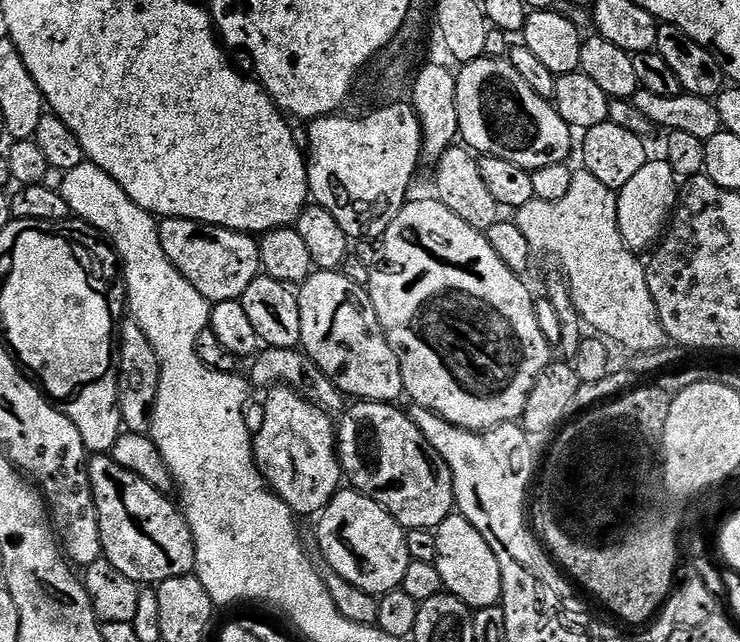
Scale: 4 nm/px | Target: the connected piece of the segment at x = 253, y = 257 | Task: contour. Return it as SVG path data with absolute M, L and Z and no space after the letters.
M173 216L161 219L159 225L160 241L162 250L166 250L166 258L170 258L182 278L186 278L186 282L190 282L190 286L194 286L194 290L198 290L198 294L202 294L202 298L206 298L209 305L240 300L250 282L254 282L256 276L261 275L260 245L255 235L235 232L217 224L203 224L197 220L183 220Z

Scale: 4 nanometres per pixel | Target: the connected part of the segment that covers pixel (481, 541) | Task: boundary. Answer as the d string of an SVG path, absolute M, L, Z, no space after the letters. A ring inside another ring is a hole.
M453 514L443 520L435 529L438 542L438 574L442 574L445 589L457 596L463 604L475 610L501 603L502 574L499 572L498 559L490 550L490 542L474 530L474 526L466 517Z

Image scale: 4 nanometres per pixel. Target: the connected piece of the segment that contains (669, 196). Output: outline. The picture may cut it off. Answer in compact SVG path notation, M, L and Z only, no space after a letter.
M649 159L648 164L634 174L634 178L623 181L618 188L616 205L624 245L637 254L643 253L643 248L651 249L663 237L677 199L678 177L667 159Z

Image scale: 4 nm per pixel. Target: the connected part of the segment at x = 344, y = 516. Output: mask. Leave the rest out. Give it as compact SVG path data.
M341 490L324 511L319 513L316 522L316 544L324 555L323 563L337 572L343 580L350 582L350 586L358 586L358 590L366 590L366 594L377 598L399 589L409 562L406 530L388 511L378 506L378 502L355 490Z

